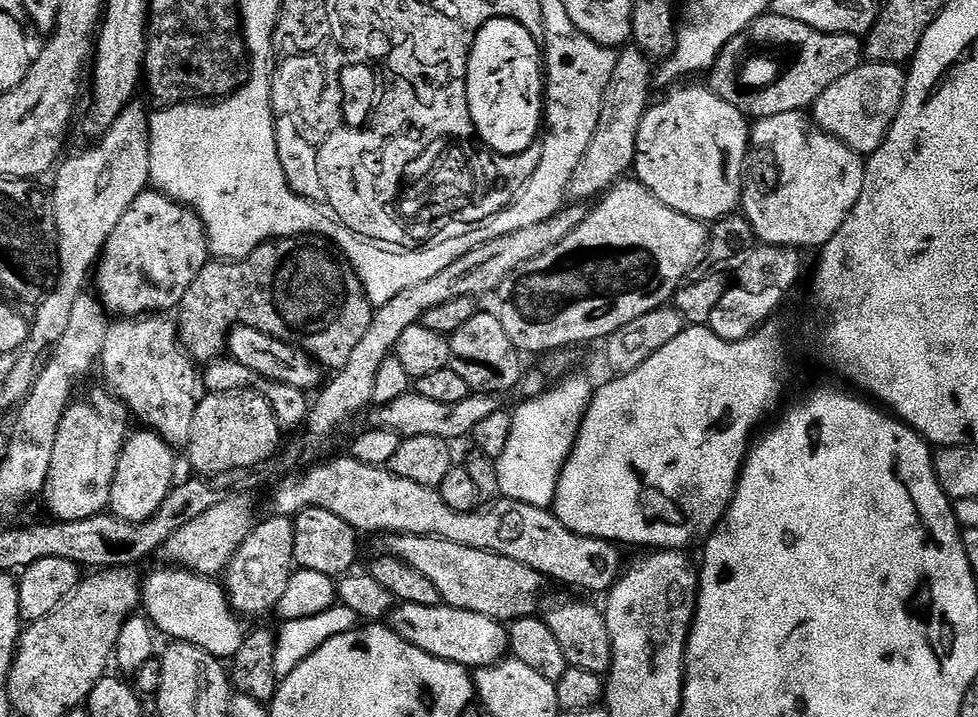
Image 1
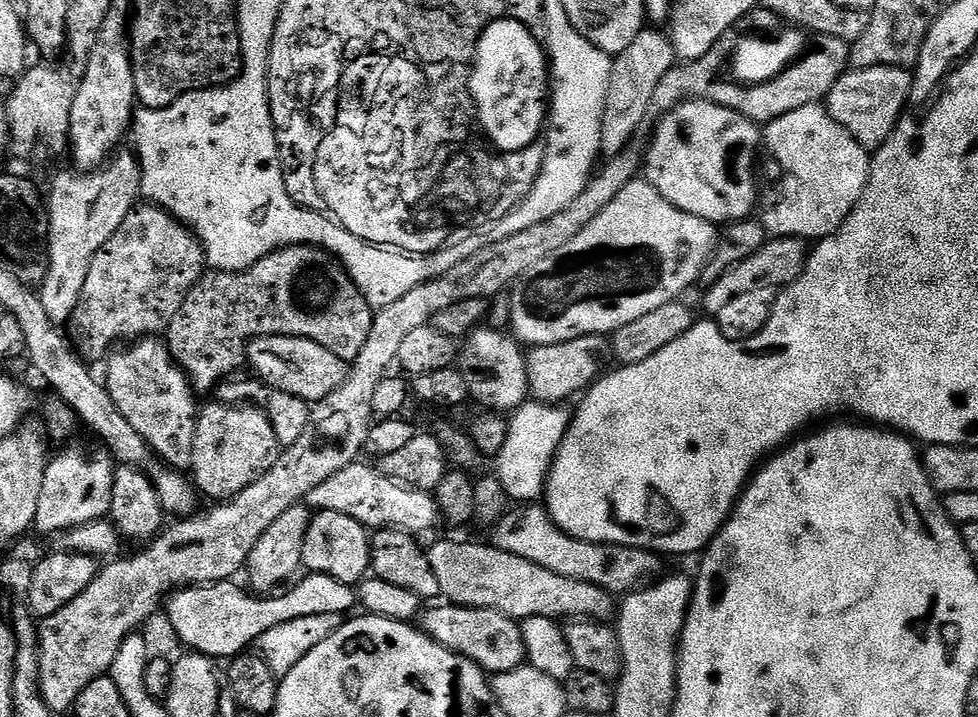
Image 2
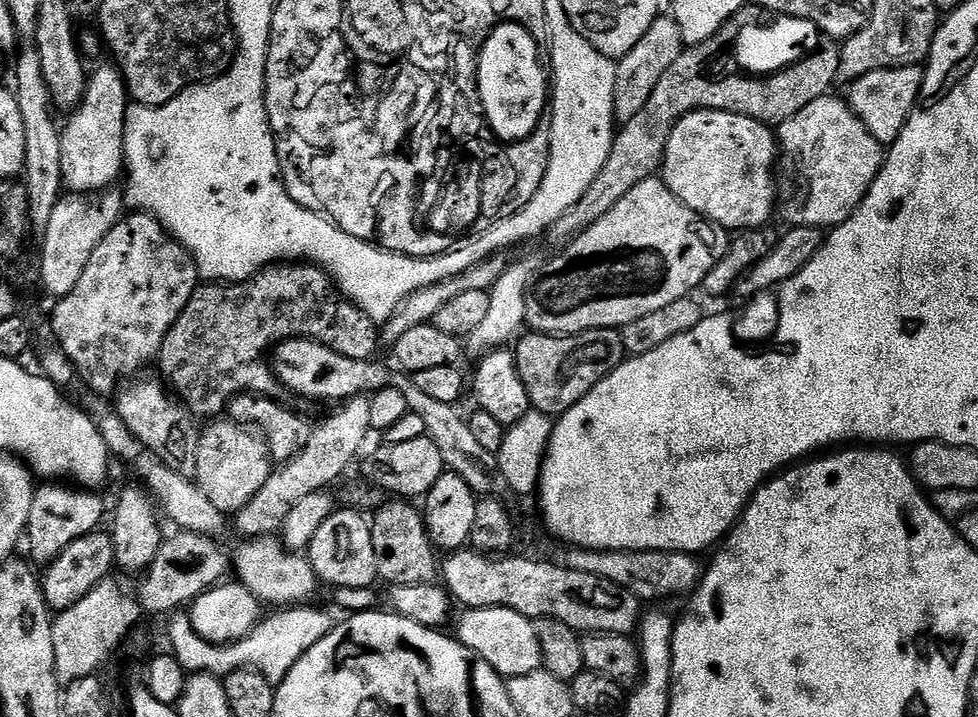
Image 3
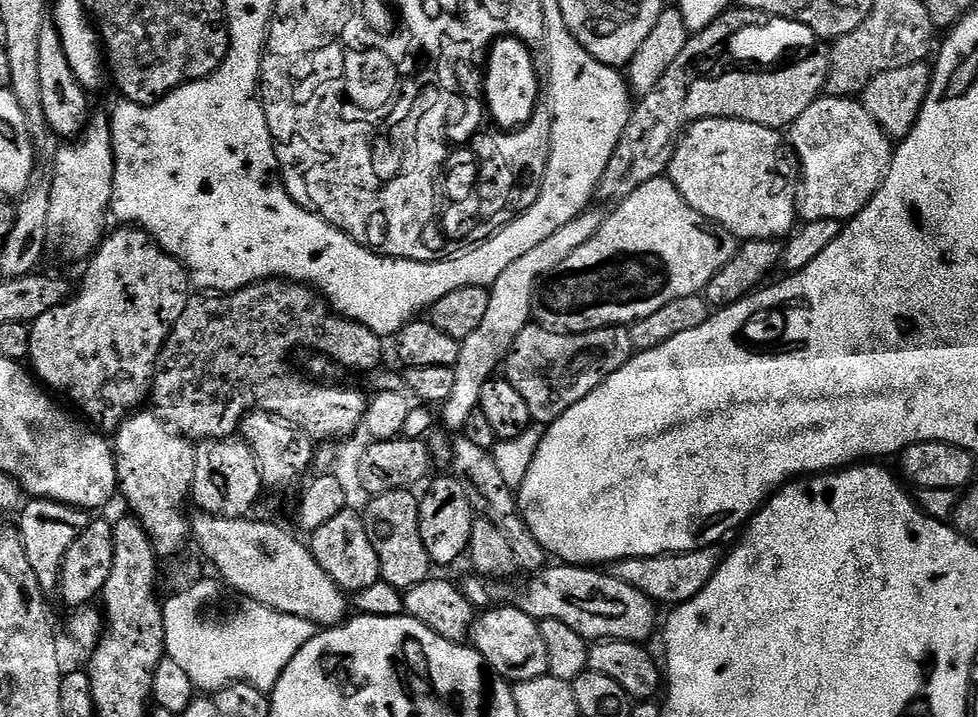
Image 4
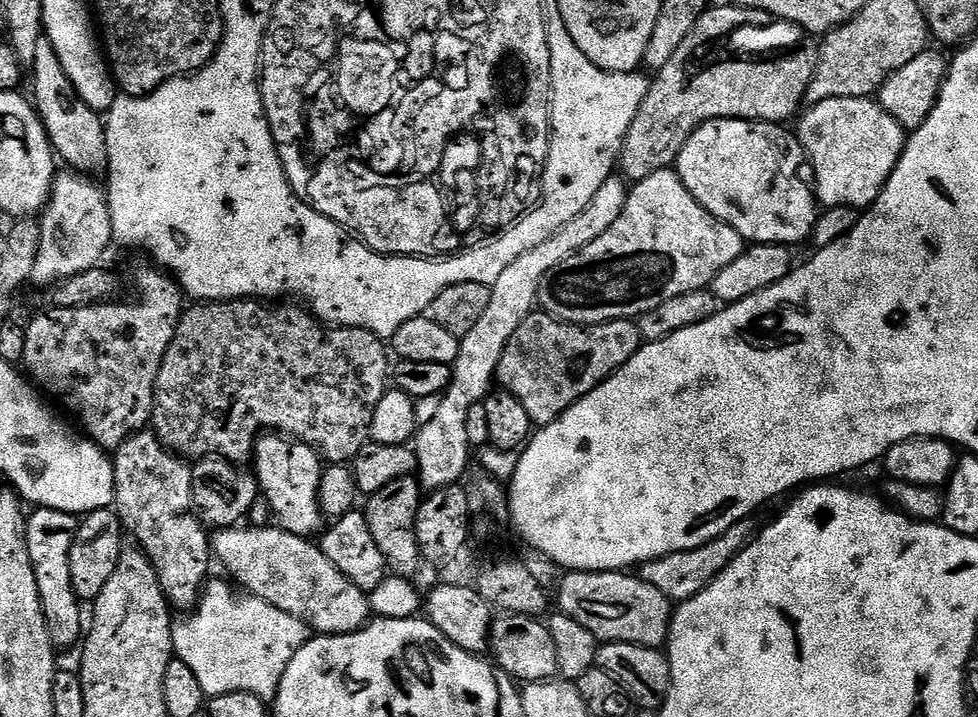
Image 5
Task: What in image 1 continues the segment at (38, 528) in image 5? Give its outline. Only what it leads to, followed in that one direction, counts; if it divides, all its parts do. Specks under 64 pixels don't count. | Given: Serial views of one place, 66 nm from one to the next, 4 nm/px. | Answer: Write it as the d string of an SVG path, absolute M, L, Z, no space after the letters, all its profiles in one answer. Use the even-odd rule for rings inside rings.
M104 392L94 393L88 404L69 404L58 426L50 474L42 493L42 501L53 521L78 522L82 518L94 518L108 508L114 470L118 468L120 451L130 432L124 425L130 420L130 413L115 395Z

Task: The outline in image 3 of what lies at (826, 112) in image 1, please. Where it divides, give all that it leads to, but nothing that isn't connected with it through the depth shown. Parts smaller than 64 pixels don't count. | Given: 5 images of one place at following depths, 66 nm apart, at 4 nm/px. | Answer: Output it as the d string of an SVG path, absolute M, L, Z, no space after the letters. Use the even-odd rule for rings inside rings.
M920 66L874 70L851 84L847 89L846 103L878 143L890 146L898 134L902 134L902 126L906 126L910 114L918 107L923 81L924 68Z

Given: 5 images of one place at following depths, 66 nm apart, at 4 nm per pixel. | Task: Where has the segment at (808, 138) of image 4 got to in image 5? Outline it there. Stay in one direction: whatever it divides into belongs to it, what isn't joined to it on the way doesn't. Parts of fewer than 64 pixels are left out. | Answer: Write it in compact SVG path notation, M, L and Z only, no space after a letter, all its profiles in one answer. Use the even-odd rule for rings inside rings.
M866 96L830 98L807 111L799 117L798 135L805 157L810 164L812 160L817 201L824 208L846 206L857 210L875 204L902 158L906 129L879 102Z

